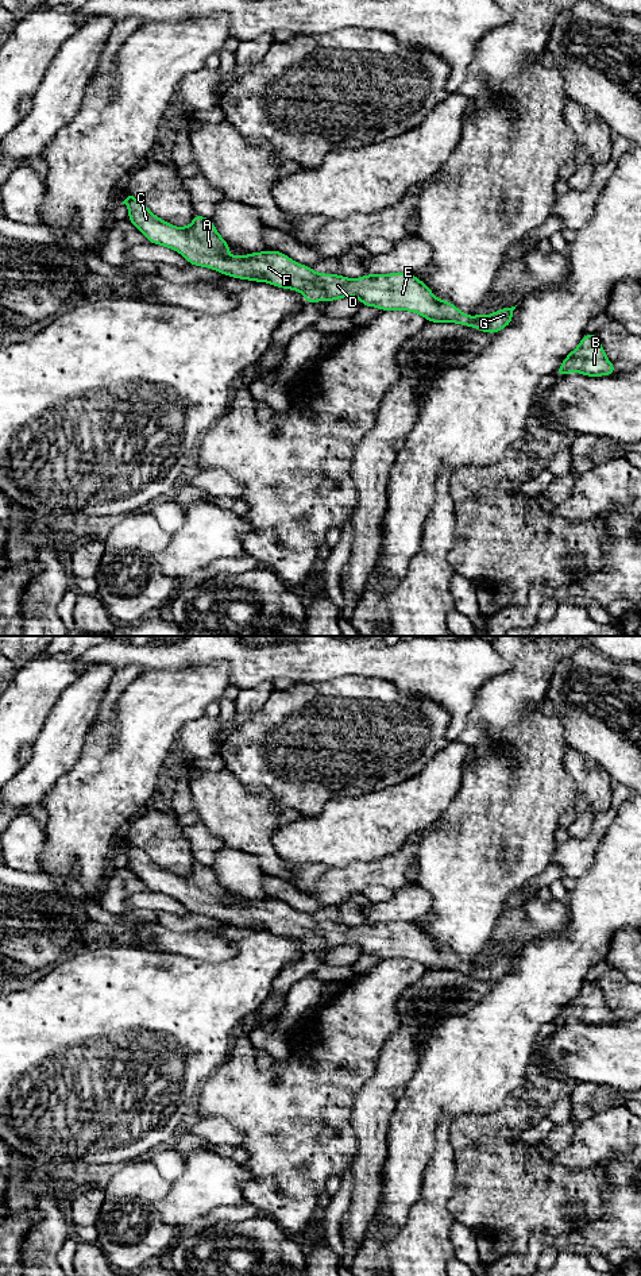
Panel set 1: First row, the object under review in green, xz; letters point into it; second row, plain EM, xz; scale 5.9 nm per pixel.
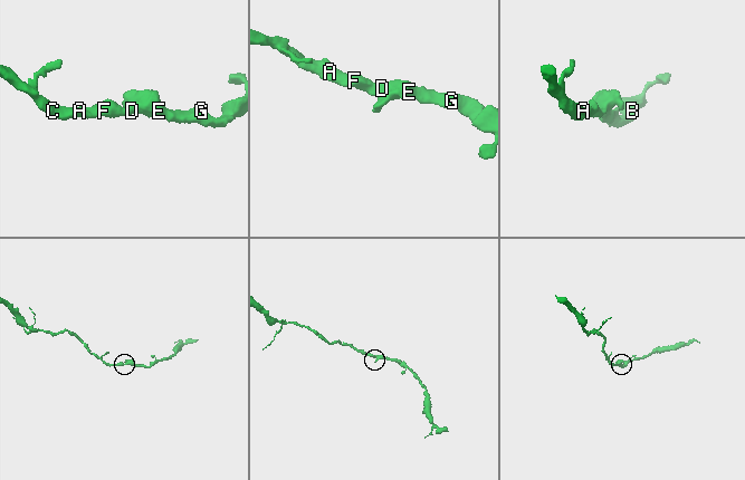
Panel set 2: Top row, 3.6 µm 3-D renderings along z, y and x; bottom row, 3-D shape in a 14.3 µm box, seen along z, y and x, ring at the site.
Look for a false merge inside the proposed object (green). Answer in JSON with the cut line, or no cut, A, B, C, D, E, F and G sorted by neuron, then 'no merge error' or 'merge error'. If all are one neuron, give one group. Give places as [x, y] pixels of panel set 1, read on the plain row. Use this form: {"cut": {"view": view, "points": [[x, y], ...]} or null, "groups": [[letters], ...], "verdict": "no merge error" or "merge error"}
{"cut": null, "groups": [["A", "B", "C", "D", "E", "F", "G"]], "verdict": "no merge error"}

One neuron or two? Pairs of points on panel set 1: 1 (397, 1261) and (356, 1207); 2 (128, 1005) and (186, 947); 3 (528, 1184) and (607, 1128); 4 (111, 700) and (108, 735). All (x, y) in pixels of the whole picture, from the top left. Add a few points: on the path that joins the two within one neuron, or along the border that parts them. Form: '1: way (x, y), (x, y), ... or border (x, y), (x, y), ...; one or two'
1: border (375, 1211), (365, 1234); two
2: border (147, 948), (155, 952), (178, 953), (209, 962); two
3: border (549, 1161), (558, 1165), (586, 1168); two
4: border (124, 692), (116, 712), (108, 720), (96, 721); two

